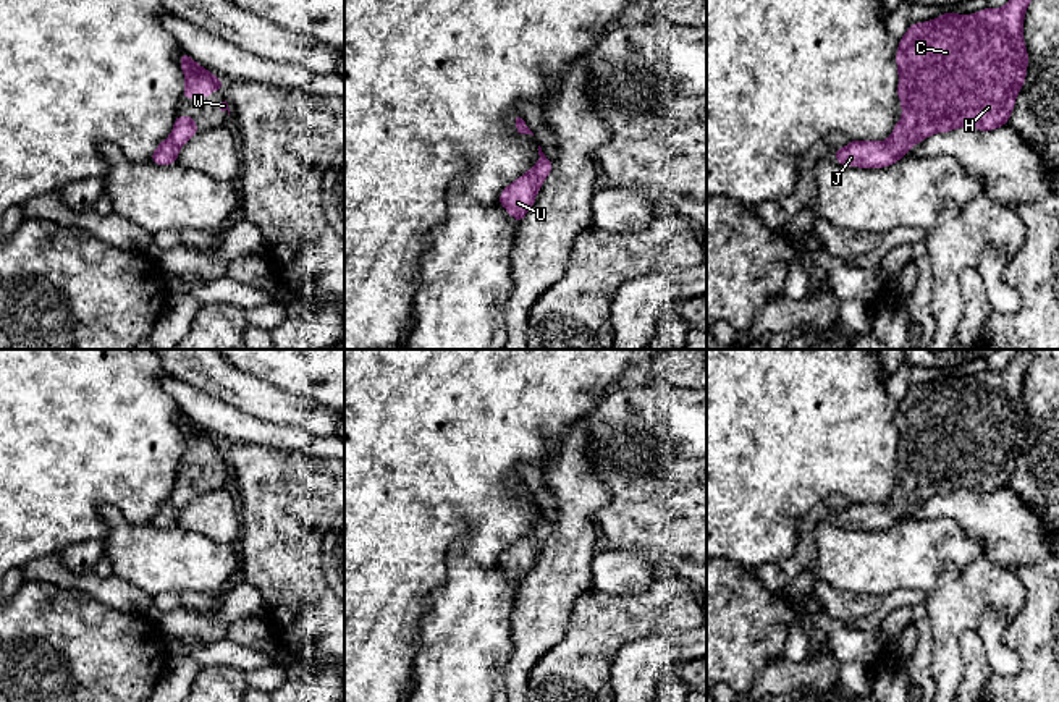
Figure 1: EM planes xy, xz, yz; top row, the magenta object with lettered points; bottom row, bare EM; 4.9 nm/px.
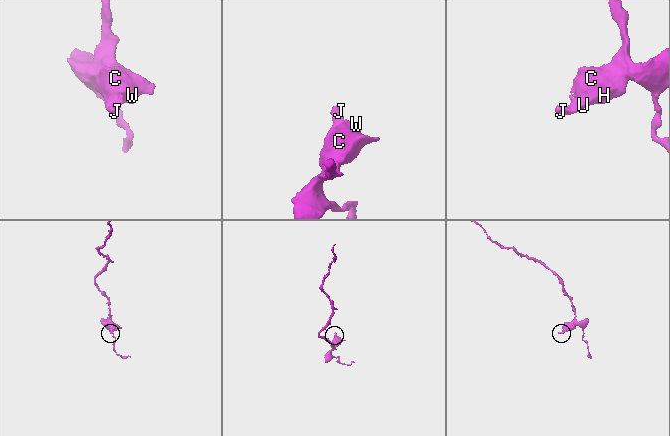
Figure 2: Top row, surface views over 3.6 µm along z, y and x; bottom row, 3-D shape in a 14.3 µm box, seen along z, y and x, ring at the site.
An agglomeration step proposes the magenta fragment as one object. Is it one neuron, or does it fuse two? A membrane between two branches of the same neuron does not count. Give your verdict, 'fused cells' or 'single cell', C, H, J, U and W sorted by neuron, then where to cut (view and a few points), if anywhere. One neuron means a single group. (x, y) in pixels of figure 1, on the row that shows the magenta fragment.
single cell; C H J U W; no cut

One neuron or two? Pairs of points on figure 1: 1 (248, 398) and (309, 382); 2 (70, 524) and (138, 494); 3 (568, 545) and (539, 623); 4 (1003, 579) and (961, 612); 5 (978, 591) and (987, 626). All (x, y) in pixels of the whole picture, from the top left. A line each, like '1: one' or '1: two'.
1: two
2: one
3: one
4: one
5: two

